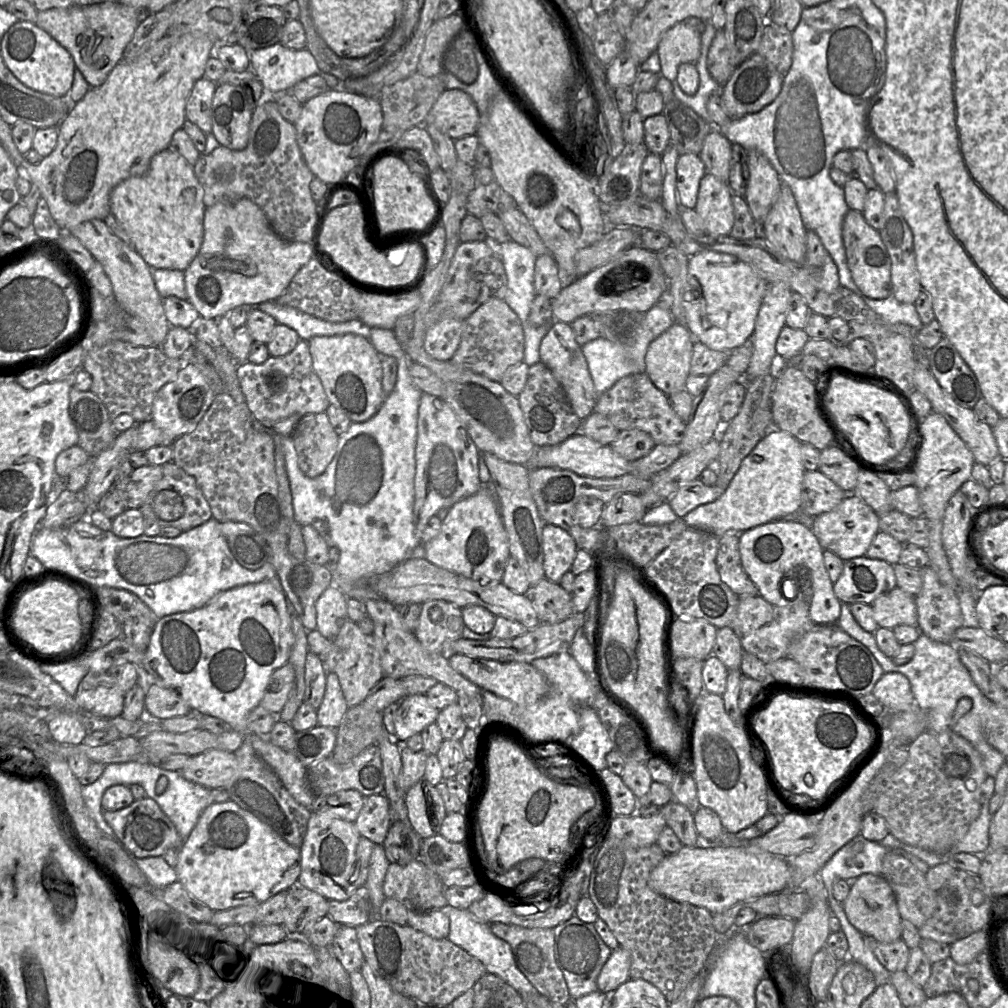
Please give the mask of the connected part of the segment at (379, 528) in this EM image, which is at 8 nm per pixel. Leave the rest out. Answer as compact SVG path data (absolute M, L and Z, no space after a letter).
M267 301L253 306L272 316L274 320L295 330L300 339L309 341L315 336L357 334L370 340L381 356L394 357L398 364L397 380L392 392L386 396L378 412L365 422L352 422L348 430L339 436L337 451L325 471L315 477L305 476L298 466L298 457L291 436L275 437L275 448L280 448L285 457L289 479L294 521L302 526L312 525L329 547L337 547L340 558L332 571L333 584L348 598L366 601L380 596L366 583L374 576L390 571L399 563L412 556L423 556L423 544L418 545L413 525L414 478L416 473L415 449L417 442L418 409L422 393L412 382L408 368L410 359L392 330L370 328L355 319L333 323L304 313L276 301Z

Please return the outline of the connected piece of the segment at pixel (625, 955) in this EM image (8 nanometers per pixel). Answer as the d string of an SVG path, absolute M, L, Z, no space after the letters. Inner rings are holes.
M622 947L612 950L610 957L597 977L597 990L612 994L621 984L630 979L631 954Z

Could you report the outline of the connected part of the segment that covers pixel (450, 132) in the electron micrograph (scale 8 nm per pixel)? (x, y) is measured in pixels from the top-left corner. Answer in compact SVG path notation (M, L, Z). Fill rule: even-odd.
M445 89L426 117L453 140L476 134L480 112L472 97L459 89Z

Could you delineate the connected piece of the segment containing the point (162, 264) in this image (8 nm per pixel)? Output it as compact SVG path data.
M169 148L154 155L148 171L141 176L127 178L118 184L110 196L111 213L124 228L137 253L151 269L185 271L199 253L204 238L204 190L193 166Z

